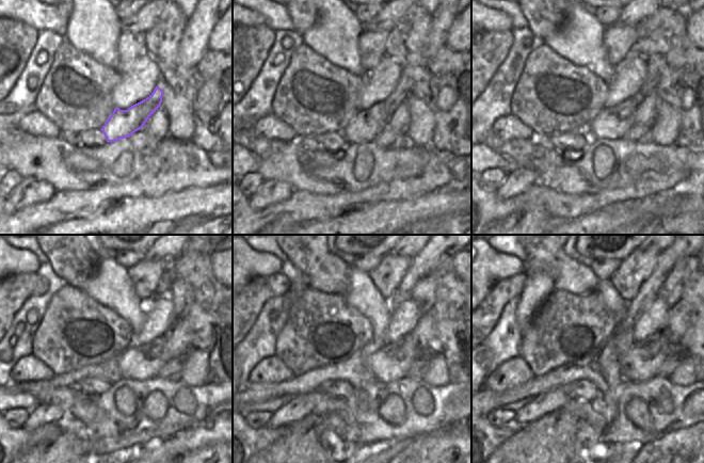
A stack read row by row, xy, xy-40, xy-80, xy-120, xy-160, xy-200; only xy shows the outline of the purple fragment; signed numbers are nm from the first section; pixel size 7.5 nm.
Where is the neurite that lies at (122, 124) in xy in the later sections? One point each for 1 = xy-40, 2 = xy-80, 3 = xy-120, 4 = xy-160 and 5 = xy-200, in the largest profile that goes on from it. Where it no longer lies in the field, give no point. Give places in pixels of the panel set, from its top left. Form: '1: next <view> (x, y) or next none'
1: next xy-40 (365, 126)
2: next xy-80 (613, 123)
3: next xy-120 (142, 363)
4: next xy-160 (392, 362)
5: next xy-200 (642, 362)

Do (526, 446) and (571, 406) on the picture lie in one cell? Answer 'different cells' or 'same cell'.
different cells

